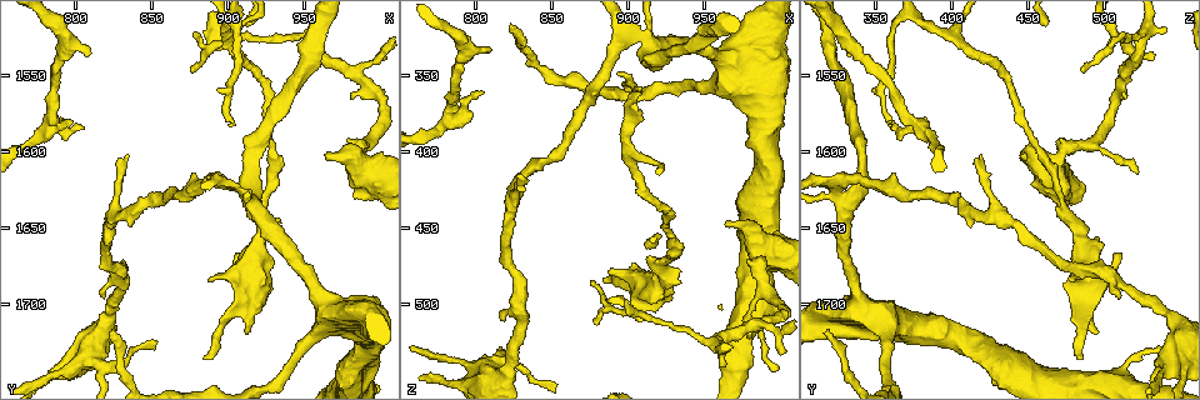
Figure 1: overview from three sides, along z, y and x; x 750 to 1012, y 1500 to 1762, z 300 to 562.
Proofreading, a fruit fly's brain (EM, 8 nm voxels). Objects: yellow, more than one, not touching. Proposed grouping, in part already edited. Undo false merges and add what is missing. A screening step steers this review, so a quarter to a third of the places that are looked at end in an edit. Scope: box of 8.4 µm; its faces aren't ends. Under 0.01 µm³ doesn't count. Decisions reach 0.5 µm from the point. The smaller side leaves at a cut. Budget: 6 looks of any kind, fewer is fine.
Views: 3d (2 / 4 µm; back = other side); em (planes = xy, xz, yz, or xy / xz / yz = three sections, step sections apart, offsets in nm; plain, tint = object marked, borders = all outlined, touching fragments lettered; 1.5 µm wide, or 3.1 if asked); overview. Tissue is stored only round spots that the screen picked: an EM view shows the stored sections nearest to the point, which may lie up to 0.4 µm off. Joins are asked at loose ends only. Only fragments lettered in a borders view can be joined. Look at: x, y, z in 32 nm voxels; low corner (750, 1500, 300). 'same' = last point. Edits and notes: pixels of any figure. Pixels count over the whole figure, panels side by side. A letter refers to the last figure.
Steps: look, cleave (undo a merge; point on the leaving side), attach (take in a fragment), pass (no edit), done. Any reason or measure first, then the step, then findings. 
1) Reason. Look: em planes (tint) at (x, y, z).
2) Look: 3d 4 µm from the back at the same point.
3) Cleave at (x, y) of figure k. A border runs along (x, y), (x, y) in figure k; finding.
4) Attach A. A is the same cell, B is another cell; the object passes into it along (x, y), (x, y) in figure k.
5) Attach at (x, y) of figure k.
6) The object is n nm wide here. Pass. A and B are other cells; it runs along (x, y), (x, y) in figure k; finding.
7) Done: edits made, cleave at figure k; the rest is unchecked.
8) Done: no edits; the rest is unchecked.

Look: 3d 4 µm at (884, 1738, 484).

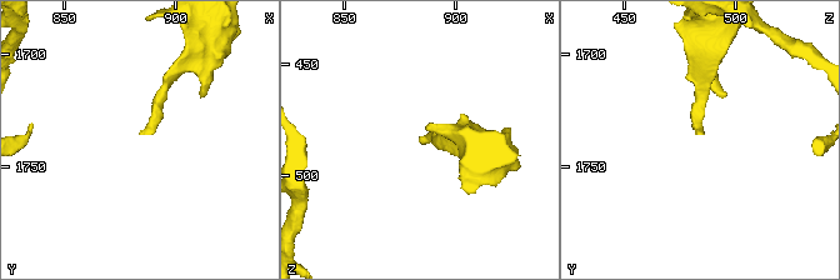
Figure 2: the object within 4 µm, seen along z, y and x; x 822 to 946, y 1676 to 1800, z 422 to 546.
Look: em planes (borders) at (885, 1737, 486).

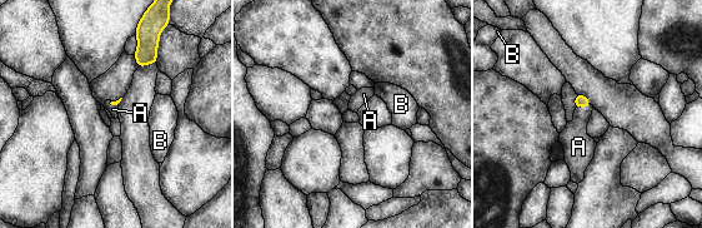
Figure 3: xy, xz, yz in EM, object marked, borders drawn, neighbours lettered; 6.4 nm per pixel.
Attach A. A is the same cell, B is another cell; the object passes into it along (581, 100), (583, 107), (577, 144) in figure 3; it goes on there.

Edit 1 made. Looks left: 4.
See it whole again. Look: overview.

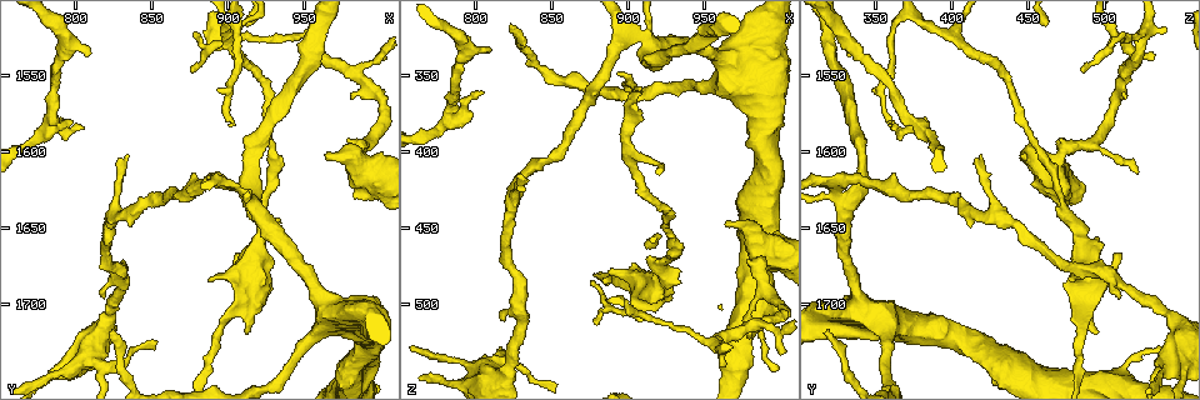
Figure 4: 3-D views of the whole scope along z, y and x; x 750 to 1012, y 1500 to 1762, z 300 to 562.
Abrupt turn. Look: 3d 4 µm at (916, 1630, 328).

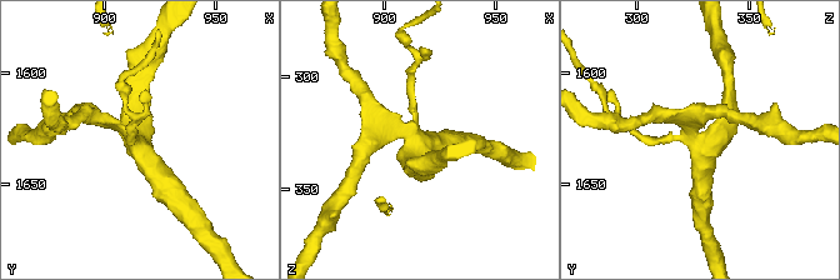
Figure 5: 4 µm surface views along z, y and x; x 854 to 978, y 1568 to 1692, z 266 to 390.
4 arms meet here. Look: em planes (plain) at (915, 1632, 328).

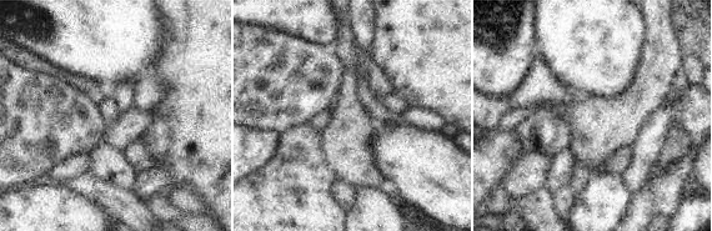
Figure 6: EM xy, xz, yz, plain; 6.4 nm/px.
See the neighbours. Look: em planes (borders) at the same point.

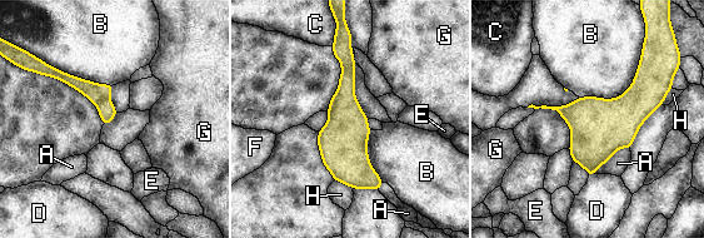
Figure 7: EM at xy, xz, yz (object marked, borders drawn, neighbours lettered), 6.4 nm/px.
The object is 300 nm wide here; the longest contact is with B, 500 nm. Cleave at (94, 92) of figure 7. A, B, C, D, E, F, G and H are other cells; a second neuron is stuck on.

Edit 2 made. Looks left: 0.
Done: edits made, attach at figure 3, cleave at figure 7; the rest is unchecked.

